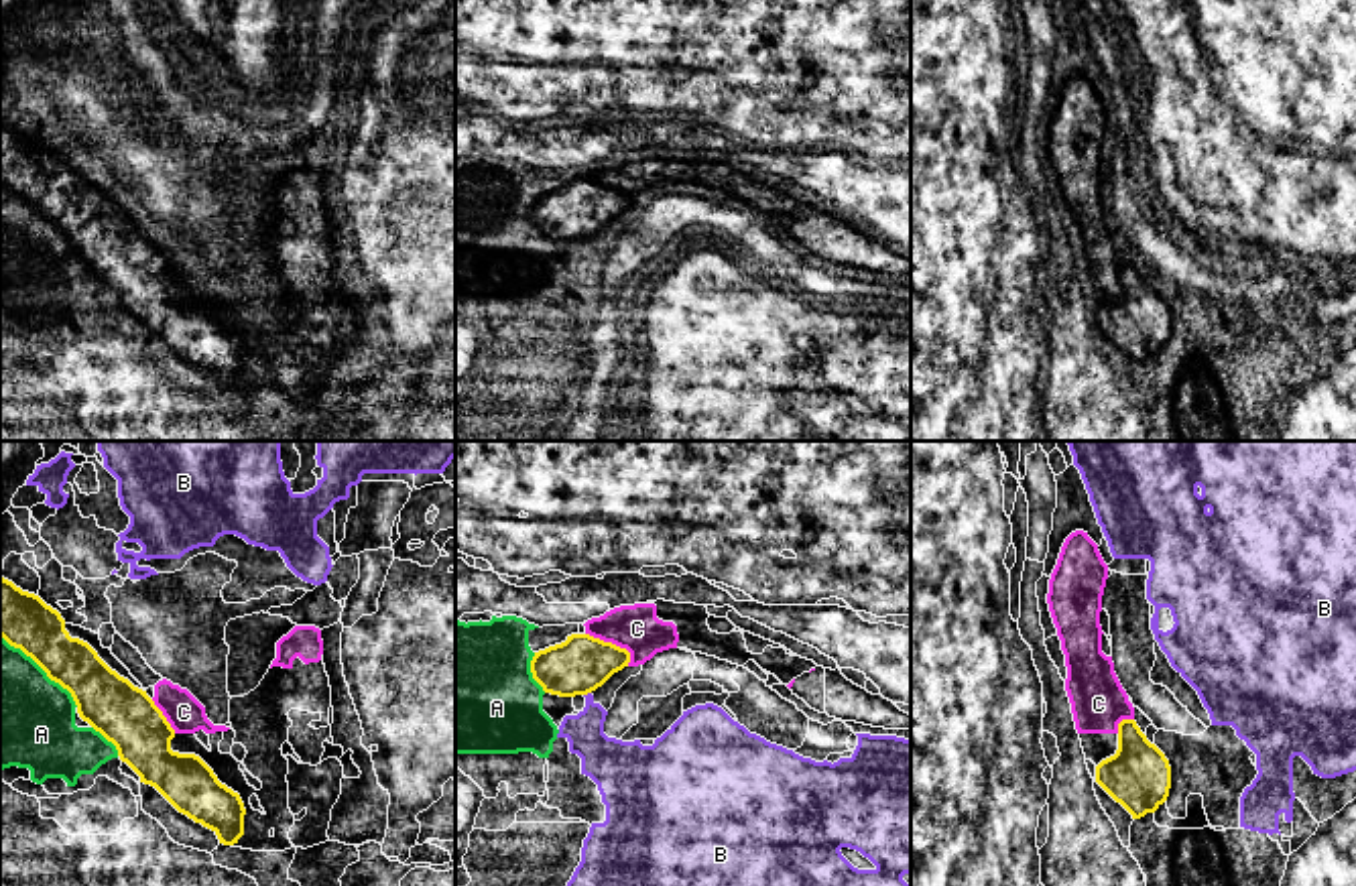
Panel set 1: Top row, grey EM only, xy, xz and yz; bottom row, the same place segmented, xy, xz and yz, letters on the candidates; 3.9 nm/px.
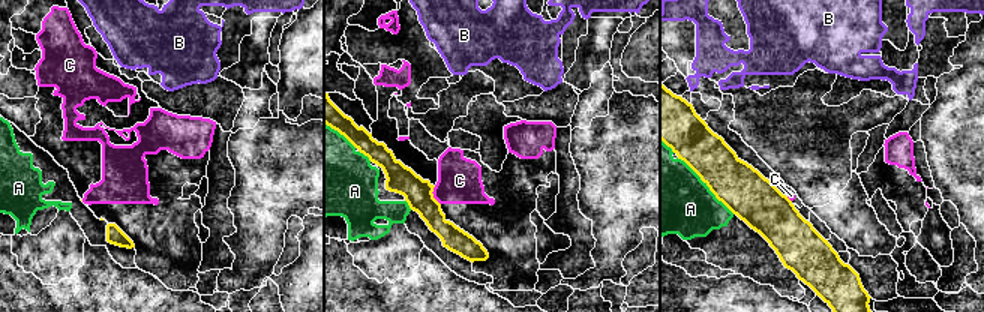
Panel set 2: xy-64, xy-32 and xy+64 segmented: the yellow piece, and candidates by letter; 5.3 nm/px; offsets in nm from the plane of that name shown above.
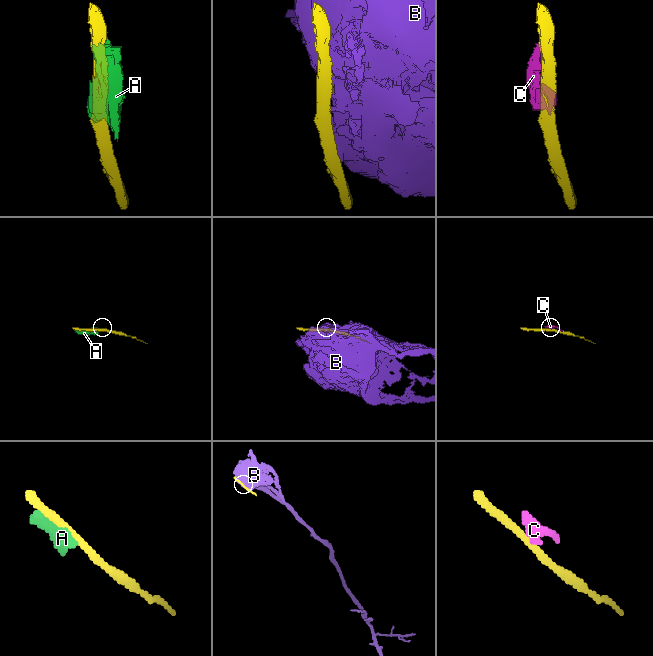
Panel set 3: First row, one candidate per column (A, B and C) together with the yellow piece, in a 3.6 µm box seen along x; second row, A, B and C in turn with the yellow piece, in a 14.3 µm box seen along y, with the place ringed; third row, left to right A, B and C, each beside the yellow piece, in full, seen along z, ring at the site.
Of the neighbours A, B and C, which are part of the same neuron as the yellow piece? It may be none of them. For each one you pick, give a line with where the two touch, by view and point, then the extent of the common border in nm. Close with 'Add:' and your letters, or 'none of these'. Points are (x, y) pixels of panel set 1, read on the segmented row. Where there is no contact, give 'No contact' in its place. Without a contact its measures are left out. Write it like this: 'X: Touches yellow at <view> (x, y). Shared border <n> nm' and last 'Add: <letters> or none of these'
Add: none of these

